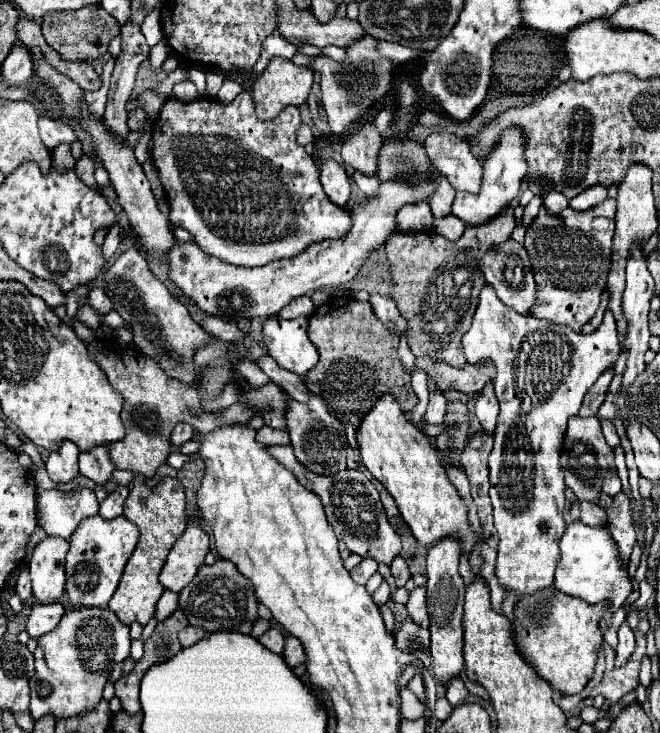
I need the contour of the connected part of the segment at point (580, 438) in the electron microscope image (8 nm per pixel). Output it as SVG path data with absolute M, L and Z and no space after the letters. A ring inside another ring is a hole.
M579 416L571 418L567 434L565 434L565 448L561 452L561 466L565 472L567 488L571 488L581 502L595 504L599 500L607 472L615 468L613 448L607 446L601 434L601 424L595 416L593 418L579 418Z

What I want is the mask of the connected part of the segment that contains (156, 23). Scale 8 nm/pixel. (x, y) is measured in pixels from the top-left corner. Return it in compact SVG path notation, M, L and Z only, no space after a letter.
M155 10L146 17L141 26L141 32L146 38L146 42L149 46L155 46L159 40L164 39L159 11Z

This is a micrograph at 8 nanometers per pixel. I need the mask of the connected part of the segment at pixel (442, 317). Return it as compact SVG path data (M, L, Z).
M507 208L499 218L493 218L491 222L485 222L481 226L467 226L463 236L457 242L449 242L443 236L435 234L433 230L421 230L413 234L393 234L391 240L385 244L389 272L393 290L391 296L397 302L397 308L401 316L407 320L407 342L409 350L415 358L429 356L437 362L445 362L449 366L461 368L465 366L463 350L459 350L459 340L471 326L471 318L475 314L475 306L479 302L479 290L487 286L487 280L483 278L483 272L475 272L475 264L487 254L487 250L497 250L503 242L511 238L511 232L515 230L515 216L513 210Z

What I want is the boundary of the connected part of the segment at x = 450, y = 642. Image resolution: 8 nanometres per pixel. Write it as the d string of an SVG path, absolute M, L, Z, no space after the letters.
M445 538L429 548L427 556L427 612L429 612L429 632L431 632L431 658L433 658L433 672L435 676L447 684L453 676L465 668L463 660L463 598L465 598L465 584L457 572L461 544L457 538Z

